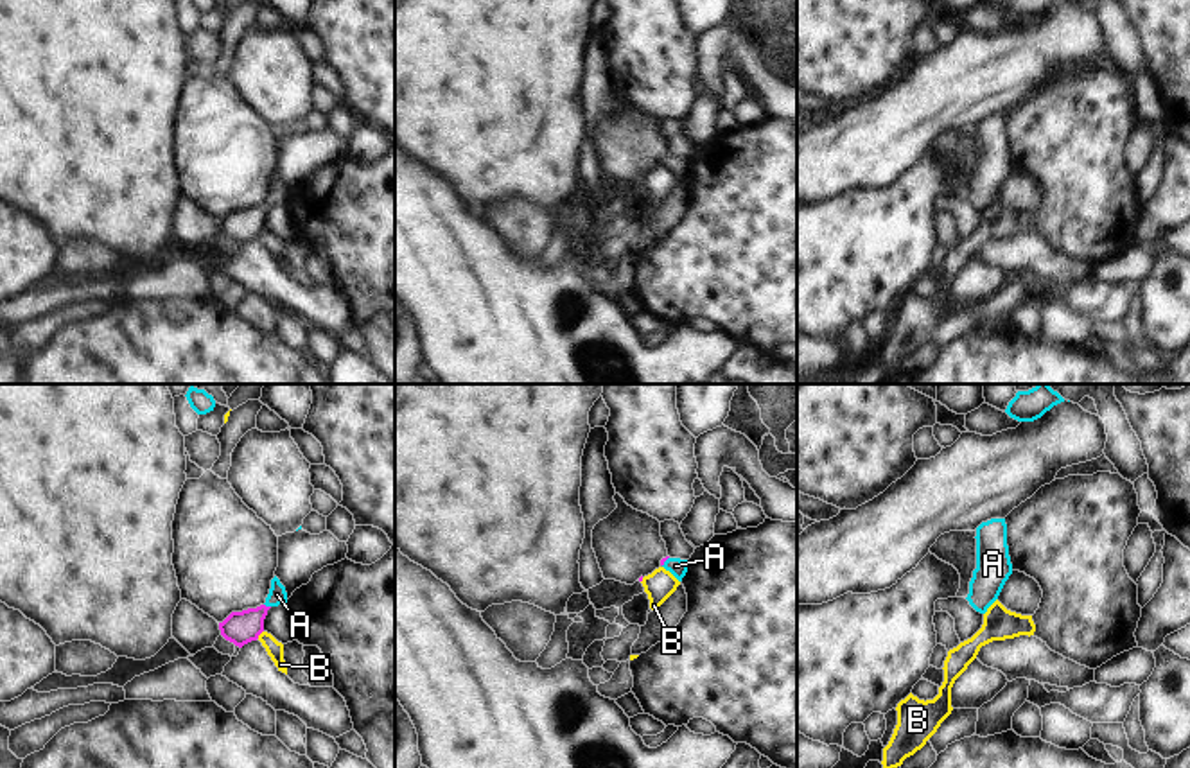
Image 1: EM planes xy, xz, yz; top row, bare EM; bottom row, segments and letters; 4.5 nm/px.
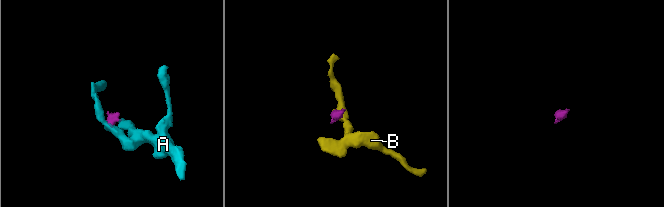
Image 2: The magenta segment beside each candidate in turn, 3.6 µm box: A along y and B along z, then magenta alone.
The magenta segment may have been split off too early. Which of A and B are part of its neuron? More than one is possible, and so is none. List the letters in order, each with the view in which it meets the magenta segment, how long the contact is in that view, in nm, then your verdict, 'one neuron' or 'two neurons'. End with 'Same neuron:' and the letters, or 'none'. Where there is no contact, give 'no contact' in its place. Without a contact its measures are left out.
A: meets magenta in xy; contact 40 nm long; one neuron
B: meets magenta in xy; contact 50 nm long; two neurons
Same neuron: A

